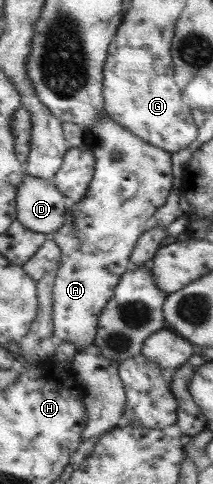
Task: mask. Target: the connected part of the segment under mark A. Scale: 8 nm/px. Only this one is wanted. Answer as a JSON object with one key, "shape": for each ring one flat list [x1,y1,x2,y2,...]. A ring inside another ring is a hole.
{"shape":[[106,111,100,112,100,120,89,129,88,141,84,145,95,157,92,182,88,185,86,197,82,198,82,201,69,202,62,227,48,235,61,249,60,265,53,287,54,336,57,341,73,343,78,350,90,345,96,338,99,315,114,295,114,288,122,274,132,269,129,257,138,238,156,225,154,212,167,202,174,187,171,153,136,137,118,125,118,122,108,118],[104,237,110,237,110,241,114,241,114,249,110,253,98,251,98,241]]}

